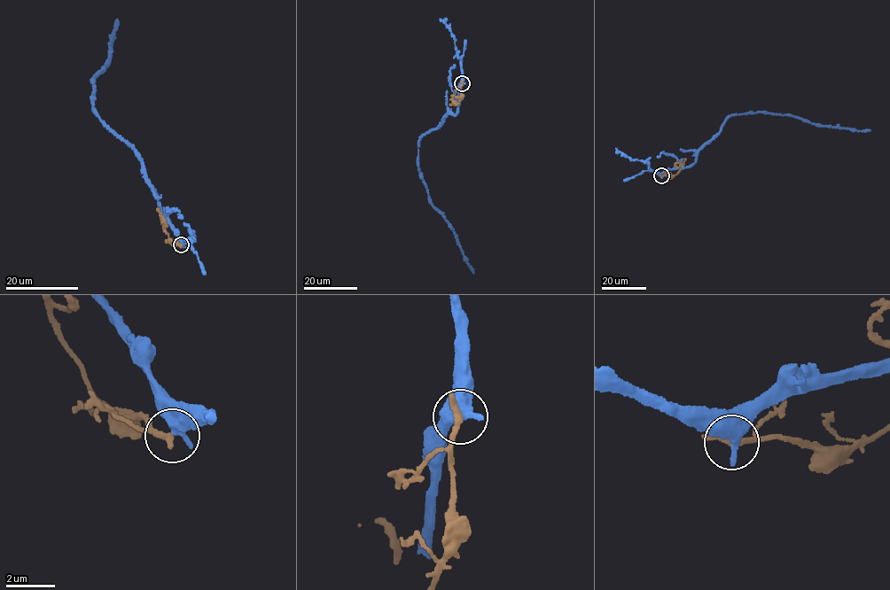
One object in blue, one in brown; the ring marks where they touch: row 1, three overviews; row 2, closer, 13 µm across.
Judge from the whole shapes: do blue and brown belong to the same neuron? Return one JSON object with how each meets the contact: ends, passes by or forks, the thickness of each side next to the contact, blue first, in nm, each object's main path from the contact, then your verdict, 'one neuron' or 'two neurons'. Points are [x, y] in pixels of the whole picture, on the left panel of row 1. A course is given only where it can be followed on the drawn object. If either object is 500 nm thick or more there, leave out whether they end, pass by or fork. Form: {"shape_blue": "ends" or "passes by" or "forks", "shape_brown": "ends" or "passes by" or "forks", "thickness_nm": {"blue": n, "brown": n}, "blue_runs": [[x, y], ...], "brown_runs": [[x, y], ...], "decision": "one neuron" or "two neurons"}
{"thickness_nm": {"blue": 650, "brown": 320}, "blue_runs": [[182, 244], [150, 185], [142, 161], [102, 121], [91, 104], [91, 80], [109, 59], [110, 35], [117, 18]], "brown_runs": [[182, 244], [169, 238], [162, 226], [161, 217], [166, 224]], "decision": "two neurons"}

